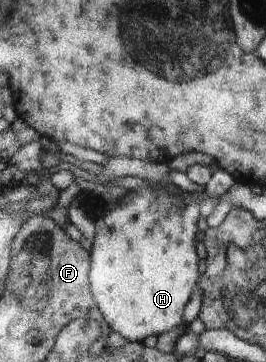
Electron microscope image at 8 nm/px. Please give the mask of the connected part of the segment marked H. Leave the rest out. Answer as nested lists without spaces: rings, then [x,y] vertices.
[[[220,168],[214,173],[207,191],[197,193],[197,197],[193,193],[172,195],[166,187],[152,185],[129,191],[122,200],[108,205],[107,214],[95,221],[96,236],[91,251],[93,264],[90,279],[95,299],[114,331],[131,342],[143,342],[153,335],[159,337],[163,333],[169,333],[185,323],[186,309],[202,280],[197,233],[199,219],[203,216],[203,201],[221,199],[237,183],[229,171]]]

